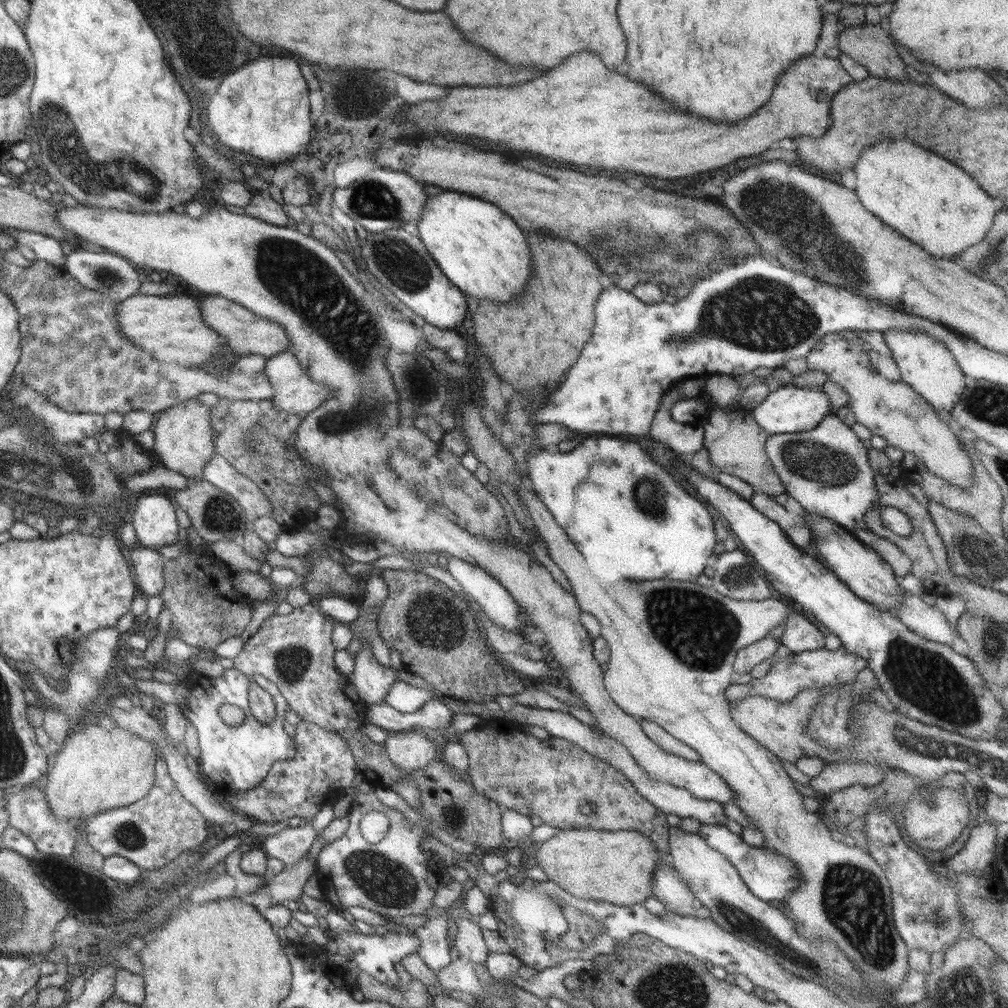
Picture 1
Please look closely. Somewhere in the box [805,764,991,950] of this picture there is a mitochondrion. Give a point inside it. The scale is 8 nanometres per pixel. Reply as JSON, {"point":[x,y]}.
{"point":[934,917]}

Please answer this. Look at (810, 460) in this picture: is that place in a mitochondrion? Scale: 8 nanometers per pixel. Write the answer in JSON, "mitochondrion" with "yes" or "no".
{"mitochondrion":"yes"}

